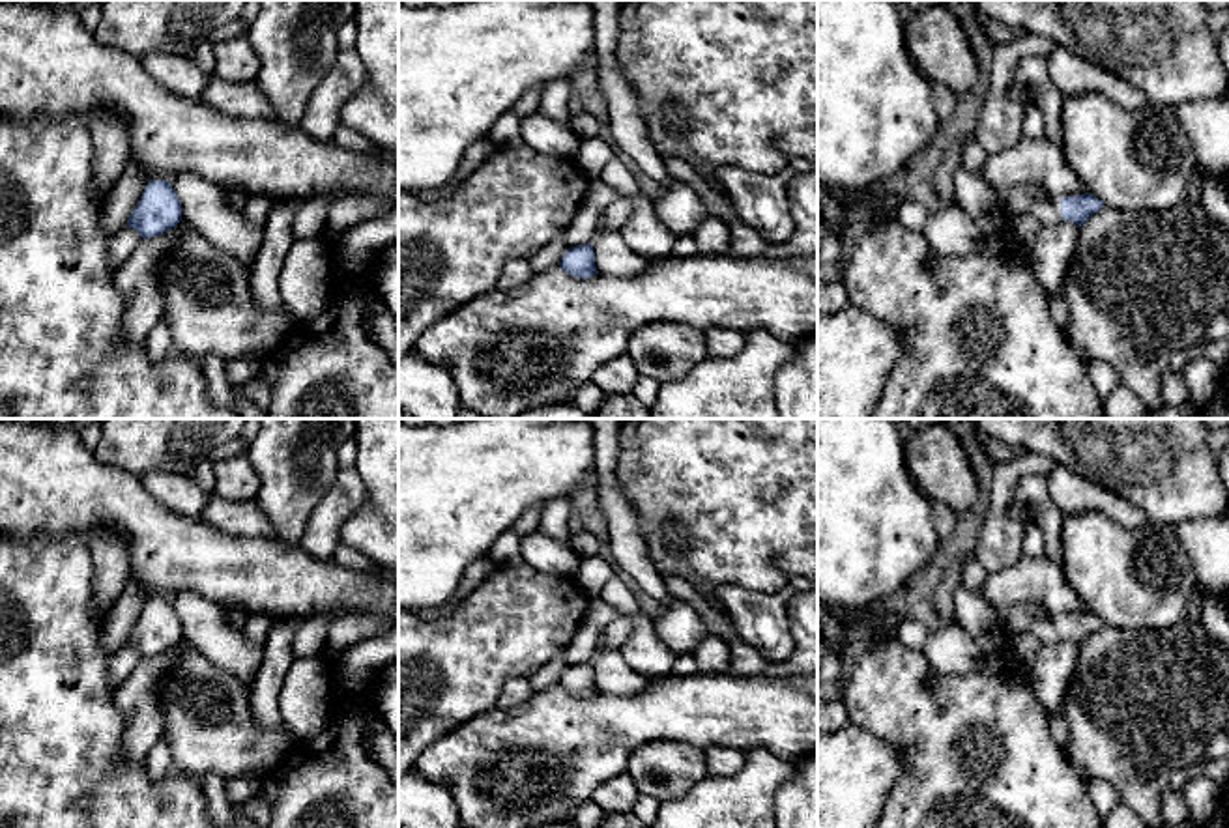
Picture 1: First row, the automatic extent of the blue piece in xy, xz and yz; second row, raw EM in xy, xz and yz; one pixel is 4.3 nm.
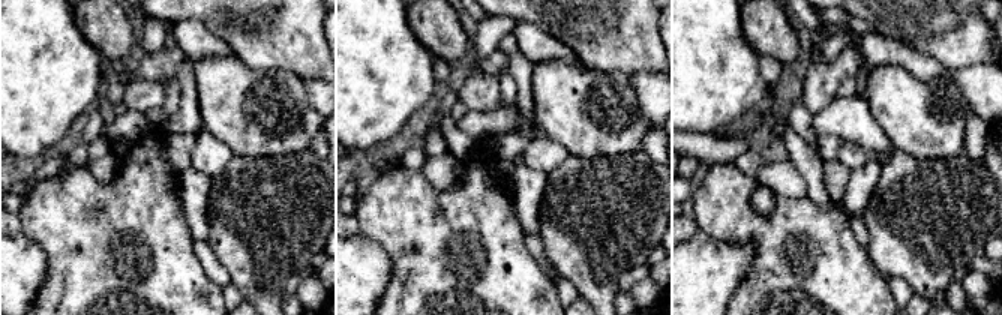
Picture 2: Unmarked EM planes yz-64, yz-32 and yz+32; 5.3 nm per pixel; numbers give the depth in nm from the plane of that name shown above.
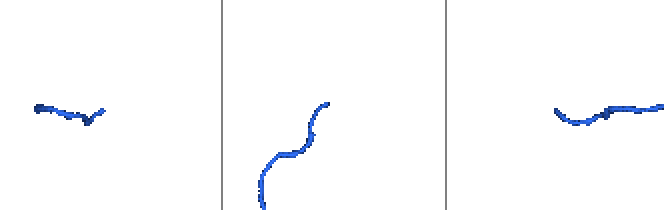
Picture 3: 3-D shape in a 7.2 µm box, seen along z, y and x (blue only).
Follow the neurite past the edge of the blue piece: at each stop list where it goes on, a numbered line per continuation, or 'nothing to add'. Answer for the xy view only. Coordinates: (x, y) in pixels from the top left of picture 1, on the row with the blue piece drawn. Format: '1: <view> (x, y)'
nothing to add

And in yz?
1: yz (1046, 210)

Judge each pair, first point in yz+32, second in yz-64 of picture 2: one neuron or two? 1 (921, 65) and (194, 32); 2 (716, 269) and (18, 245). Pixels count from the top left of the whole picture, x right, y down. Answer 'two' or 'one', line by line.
1: one
2: one

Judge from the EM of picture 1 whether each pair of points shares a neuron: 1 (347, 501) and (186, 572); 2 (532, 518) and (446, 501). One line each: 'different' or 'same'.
1: different
2: different

